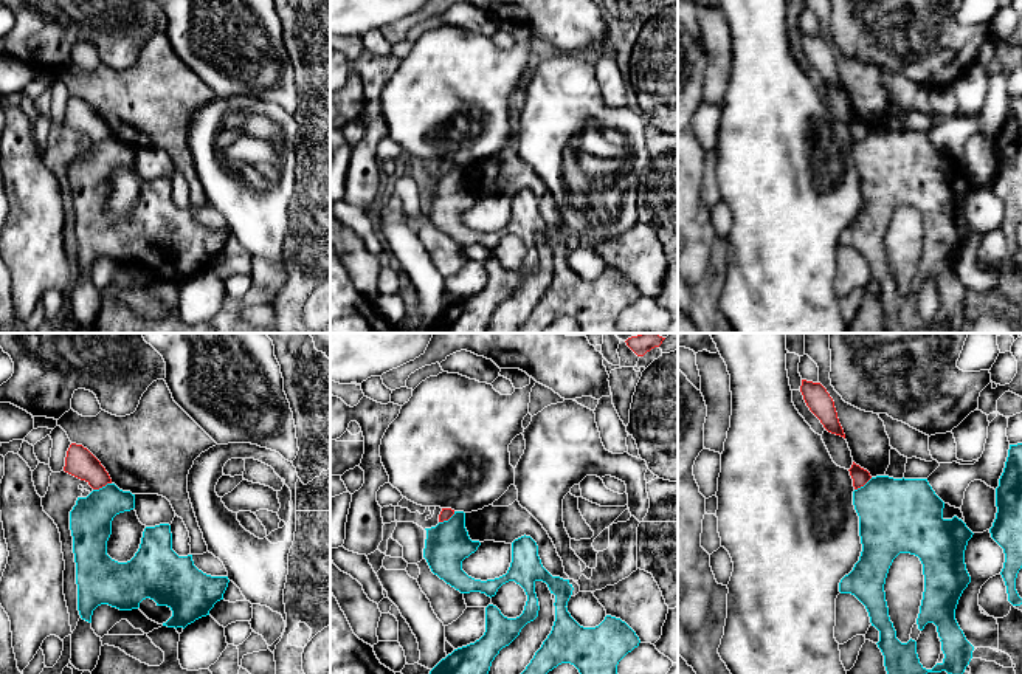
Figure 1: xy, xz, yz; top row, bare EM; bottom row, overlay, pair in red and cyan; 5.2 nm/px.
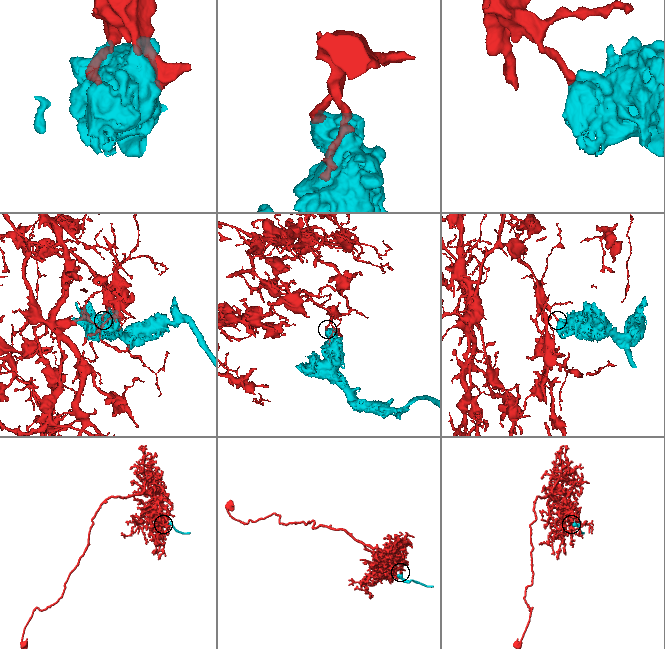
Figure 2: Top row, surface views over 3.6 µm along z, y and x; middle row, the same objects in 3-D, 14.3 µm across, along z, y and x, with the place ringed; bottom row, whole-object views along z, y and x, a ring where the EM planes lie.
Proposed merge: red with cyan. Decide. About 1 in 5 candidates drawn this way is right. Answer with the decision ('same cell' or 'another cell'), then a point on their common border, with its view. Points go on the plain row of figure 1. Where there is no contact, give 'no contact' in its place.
another cell; contact xy (101, 140)

